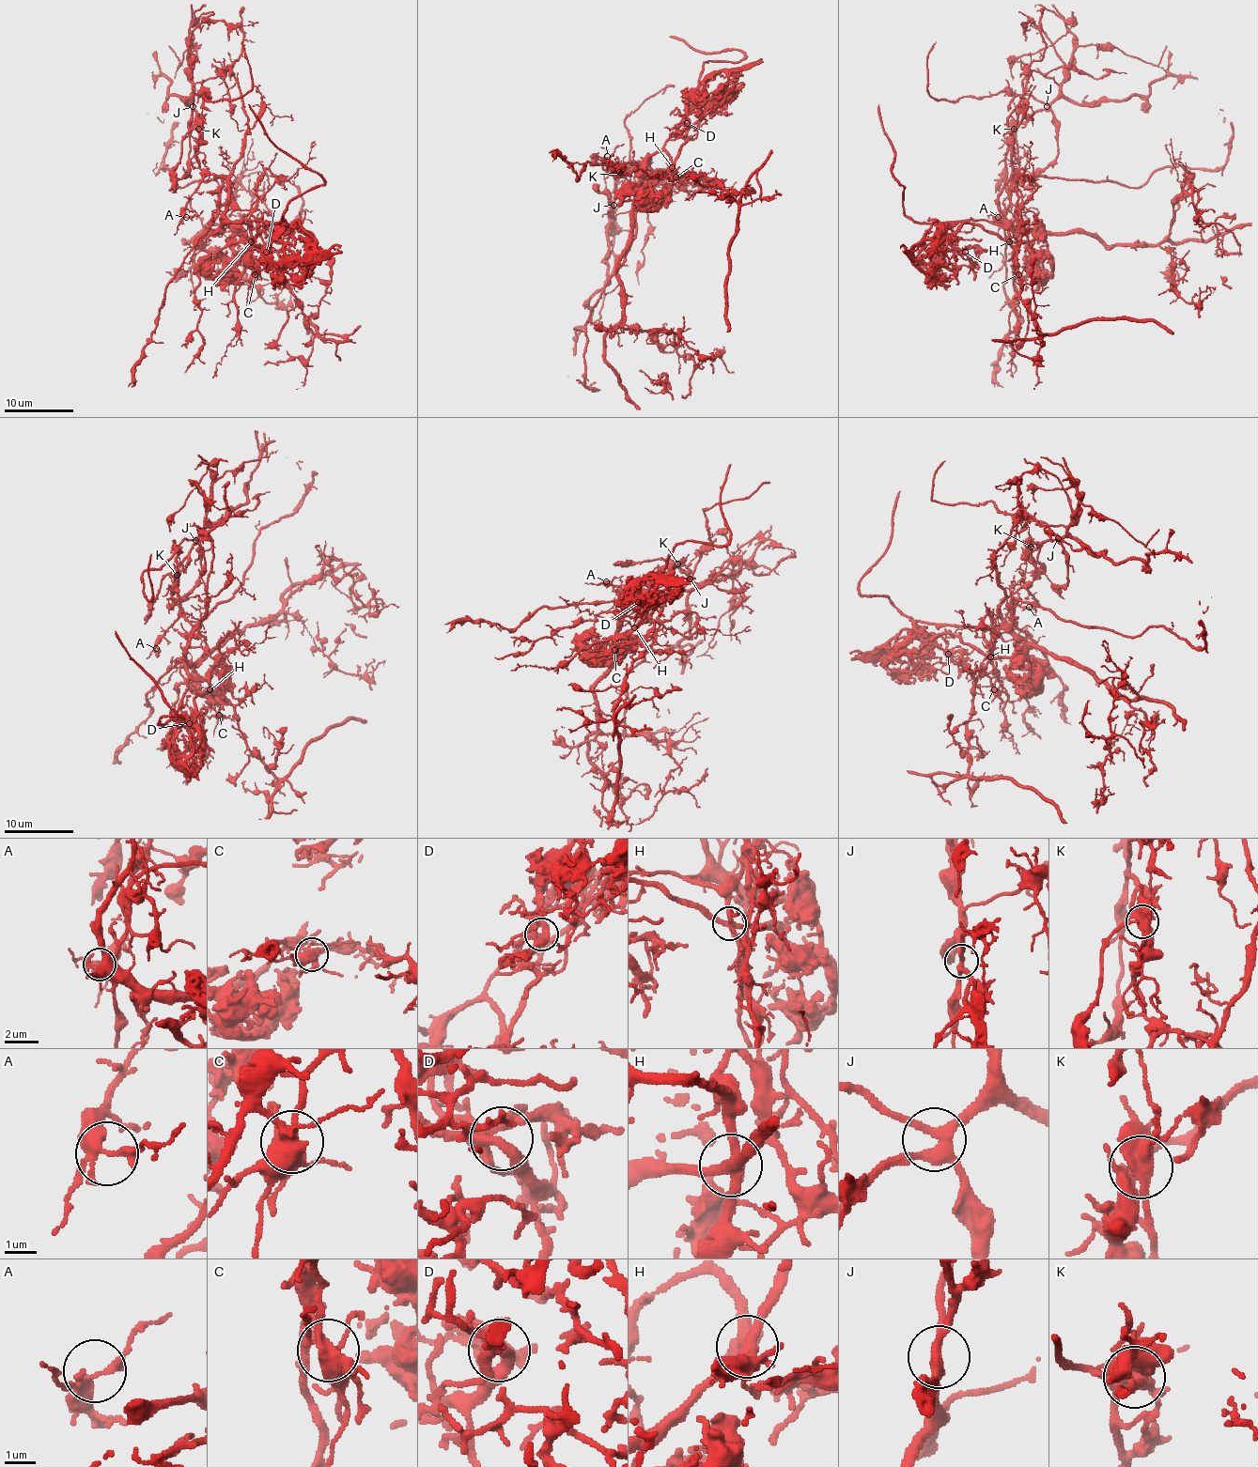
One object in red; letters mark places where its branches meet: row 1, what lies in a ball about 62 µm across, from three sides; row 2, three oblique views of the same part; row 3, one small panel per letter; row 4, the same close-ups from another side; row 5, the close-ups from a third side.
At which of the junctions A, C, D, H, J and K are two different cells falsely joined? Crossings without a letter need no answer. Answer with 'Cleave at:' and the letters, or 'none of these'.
Cleave at: C, H, K

